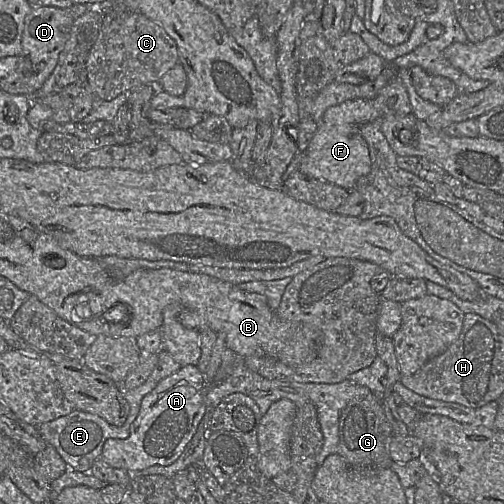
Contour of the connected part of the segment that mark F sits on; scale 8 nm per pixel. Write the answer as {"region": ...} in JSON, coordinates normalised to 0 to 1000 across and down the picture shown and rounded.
{"region":[[[794,161],[776,163],[740,196],[690,198],[651,214],[629,244],[629,258],[611,292],[599,302],[593,339],[690,379],[702,375],[708,357],[736,337],[732,296],[716,266],[716,250],[742,238],[758,240],[768,228],[812,224],[810,181]]]}

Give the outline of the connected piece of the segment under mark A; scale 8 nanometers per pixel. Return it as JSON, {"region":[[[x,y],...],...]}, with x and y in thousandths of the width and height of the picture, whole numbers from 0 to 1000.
{"region":[[[367,724],[317,754],[278,800],[278,813],[250,871],[218,869],[204,883],[198,911],[212,923],[260,940],[304,923],[345,919],[385,865],[407,819],[411,766],[389,724]]]}

